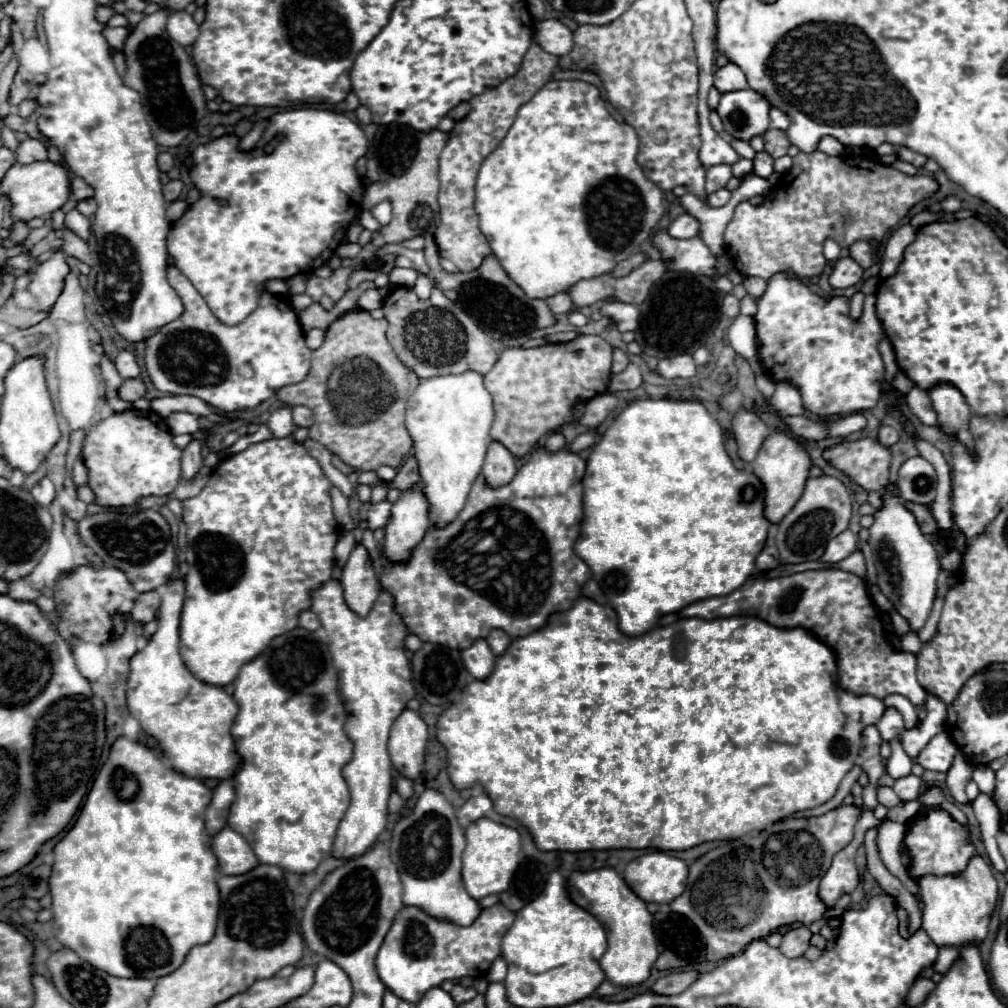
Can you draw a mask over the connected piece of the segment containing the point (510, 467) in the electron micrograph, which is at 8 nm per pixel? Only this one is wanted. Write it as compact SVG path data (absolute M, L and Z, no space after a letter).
M494 440L488 446L488 454L486 454L486 460L482 466L482 474L486 476L488 484L492 488L504 486L514 478L516 470L518 470L516 468L516 456L502 442Z

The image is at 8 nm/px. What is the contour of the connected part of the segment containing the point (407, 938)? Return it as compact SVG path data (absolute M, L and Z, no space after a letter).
M500 902L484 908L472 926L456 926L452 922L434 920L420 908L404 906L384 944L376 956L376 970L384 986L402 1000L418 1002L428 988L440 986L444 980L460 980L462 976L484 976L490 964L500 956L500 936L512 926L514 912Z

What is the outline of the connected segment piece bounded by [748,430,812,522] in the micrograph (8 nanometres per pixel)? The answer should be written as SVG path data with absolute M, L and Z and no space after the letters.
M772 430L768 434L768 438L762 442L758 456L748 466L752 472L756 472L756 476L760 476L760 480L764 480L764 486L766 486L764 514L768 516L770 522L780 522L792 510L792 506L798 502L798 498L804 492L808 472L812 468L812 460L808 456L808 452L804 450L804 446L798 440L786 436L786 432Z

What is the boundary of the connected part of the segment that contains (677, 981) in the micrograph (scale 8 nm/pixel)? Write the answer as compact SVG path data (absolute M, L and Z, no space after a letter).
M672 972L672 974L666 974L666 976L658 978L652 990L654 990L656 994L680 994L680 992L684 992L698 976L700 976L698 972Z

